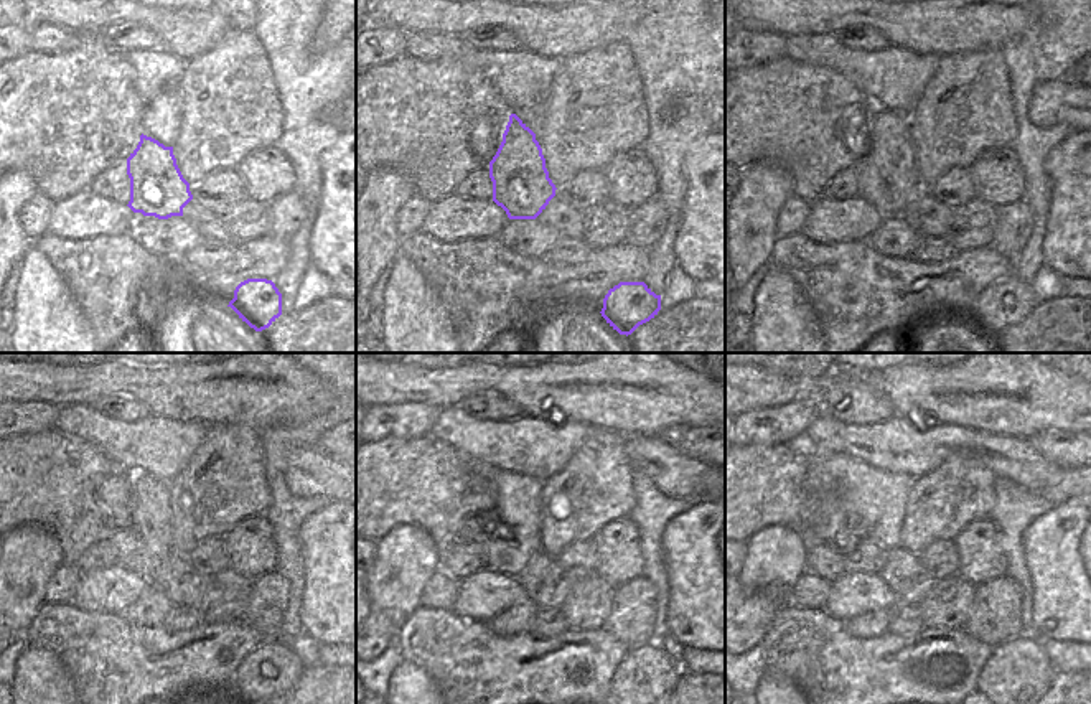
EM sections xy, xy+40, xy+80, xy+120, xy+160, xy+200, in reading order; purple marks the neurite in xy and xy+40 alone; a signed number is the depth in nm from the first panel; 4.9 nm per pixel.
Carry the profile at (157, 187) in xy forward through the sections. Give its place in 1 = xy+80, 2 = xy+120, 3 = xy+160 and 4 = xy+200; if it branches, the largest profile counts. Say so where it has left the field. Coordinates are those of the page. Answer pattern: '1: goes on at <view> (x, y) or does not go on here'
1: goes on at xy+80 (887, 175)
2: goes on at xy+120 (142, 546)
3: goes on at xy+160 (511, 538)
4: goes on at xy+200 (857, 510)

